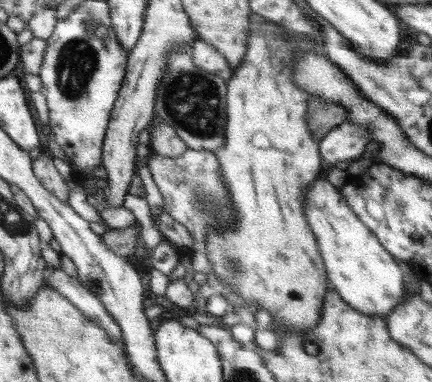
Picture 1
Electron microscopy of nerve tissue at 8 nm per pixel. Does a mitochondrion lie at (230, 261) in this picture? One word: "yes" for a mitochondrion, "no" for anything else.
yes

